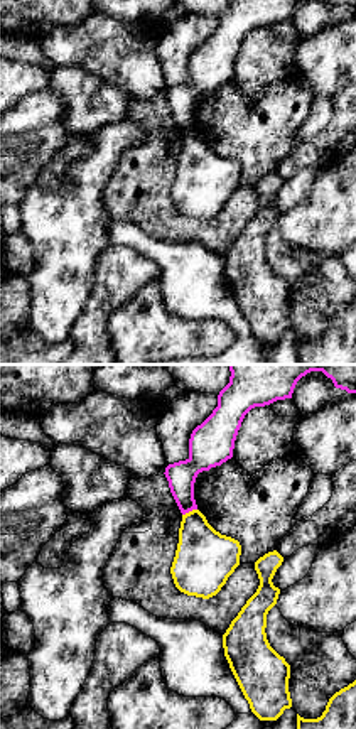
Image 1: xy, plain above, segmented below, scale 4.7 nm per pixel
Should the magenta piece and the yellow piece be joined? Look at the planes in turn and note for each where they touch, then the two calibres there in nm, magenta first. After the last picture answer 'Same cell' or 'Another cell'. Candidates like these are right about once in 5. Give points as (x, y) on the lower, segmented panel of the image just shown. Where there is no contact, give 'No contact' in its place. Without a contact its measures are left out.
Touches magenta at (189, 510). Thickness 140 nm (magenta) against 280 nm

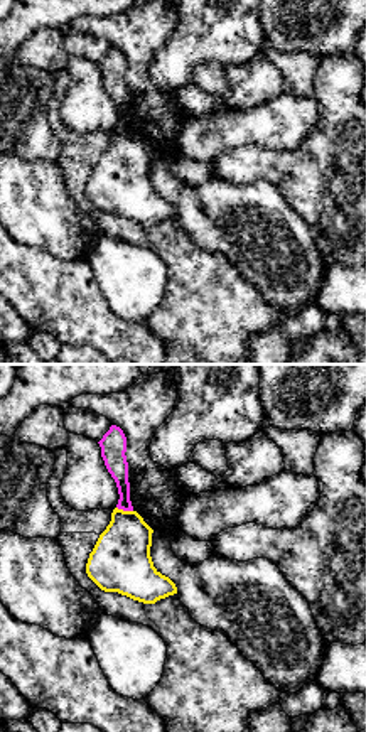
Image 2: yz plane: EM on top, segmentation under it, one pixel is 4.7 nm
Touches magenta at (125, 510). Thickness 110 nm (magenta) against 280 nm

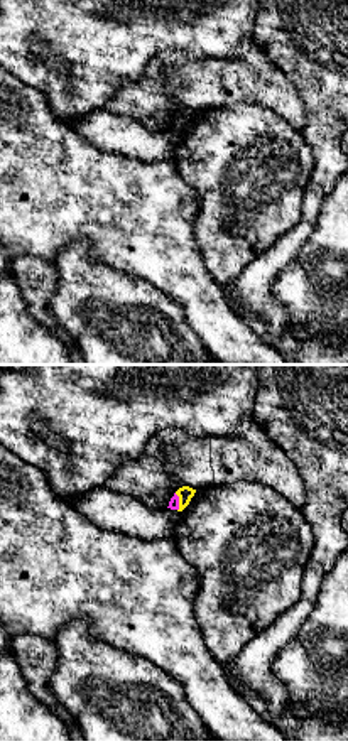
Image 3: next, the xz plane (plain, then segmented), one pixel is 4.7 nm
Touches magenta at (178, 502). Thickness 50 nm (magenta) against 70 nm

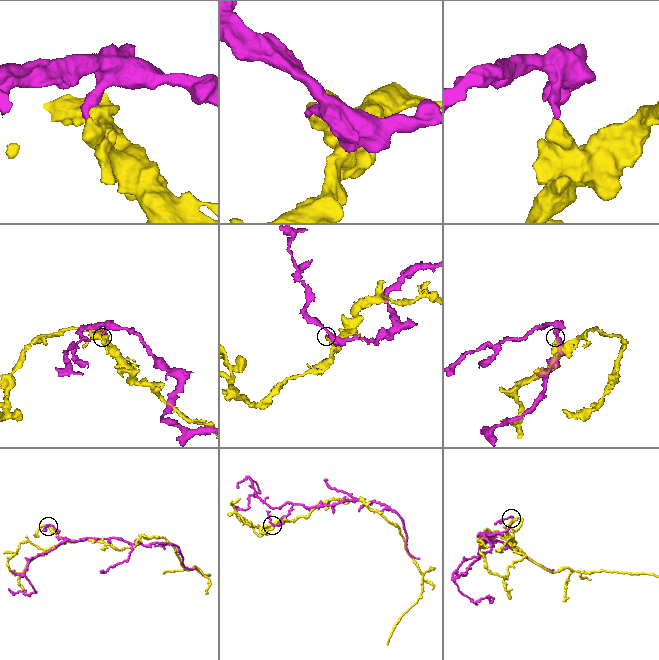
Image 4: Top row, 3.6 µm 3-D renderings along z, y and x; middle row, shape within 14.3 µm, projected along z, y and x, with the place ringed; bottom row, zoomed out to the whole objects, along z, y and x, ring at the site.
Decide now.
Another cell

